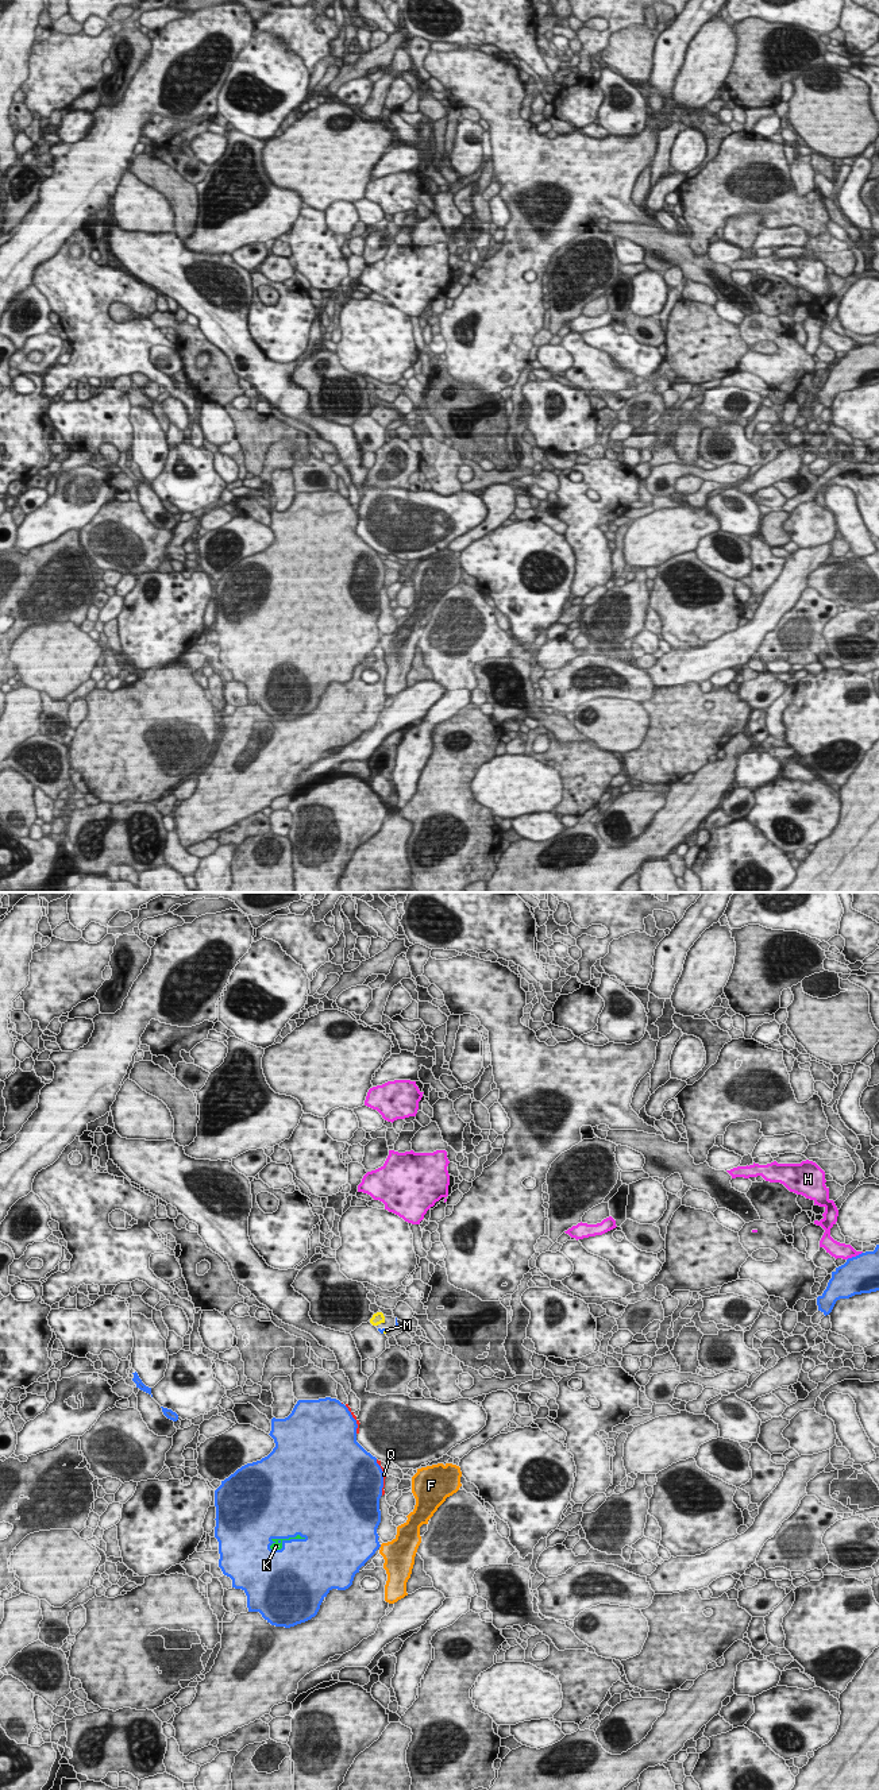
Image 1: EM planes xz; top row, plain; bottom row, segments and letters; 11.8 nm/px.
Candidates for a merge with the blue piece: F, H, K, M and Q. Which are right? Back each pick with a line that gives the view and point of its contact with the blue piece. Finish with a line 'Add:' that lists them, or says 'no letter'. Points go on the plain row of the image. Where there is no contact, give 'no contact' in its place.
K: xz (286, 631)
M: xz (384, 423)
Q: xz (382, 570)
Add: K, M, Q

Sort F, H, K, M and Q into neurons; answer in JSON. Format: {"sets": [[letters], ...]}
{"sets": [["F"], ["H"], ["K", "M", "Q"]]}

